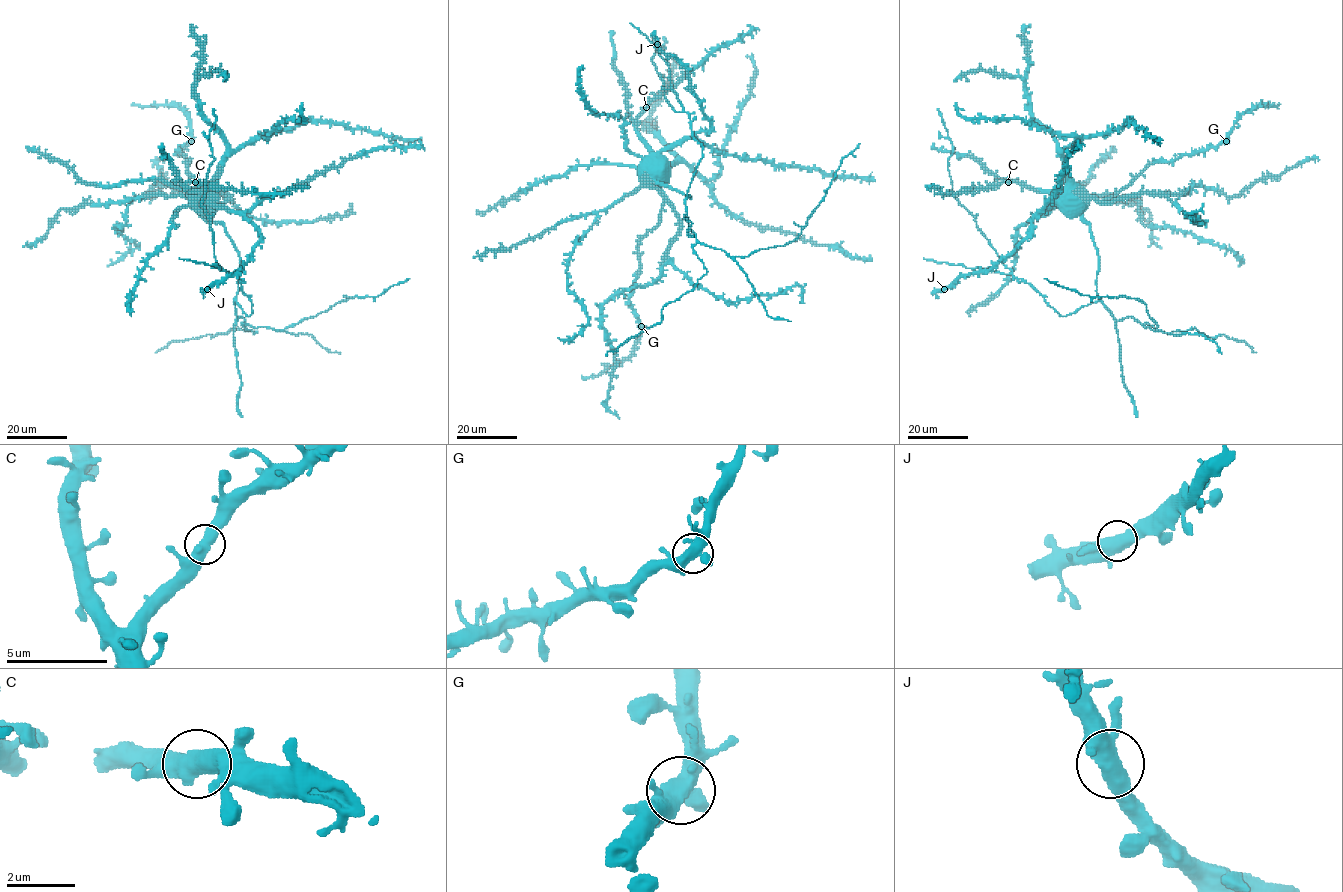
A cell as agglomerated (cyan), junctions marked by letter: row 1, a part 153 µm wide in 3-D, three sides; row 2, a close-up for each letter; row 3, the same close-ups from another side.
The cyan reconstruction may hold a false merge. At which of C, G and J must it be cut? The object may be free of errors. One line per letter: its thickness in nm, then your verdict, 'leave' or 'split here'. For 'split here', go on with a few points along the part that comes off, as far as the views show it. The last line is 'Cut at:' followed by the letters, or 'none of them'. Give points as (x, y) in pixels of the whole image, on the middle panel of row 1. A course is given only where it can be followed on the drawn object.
C: 550 nm | leave
G: 550 nm | leave
J: 550 nm | leave
Cut at: none of them

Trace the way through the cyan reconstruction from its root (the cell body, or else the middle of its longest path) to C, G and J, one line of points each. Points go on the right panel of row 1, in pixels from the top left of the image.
C: (1065, 204), (1065, 198), (1056, 198), (1047, 192), (1007, 182)
G: (1065, 204), (1065, 198), (1113, 198), (1150, 164), (1177, 160), (1226, 141)
J: (1065, 204), (1065, 198), (1056, 198), (1033, 219), (1031, 232), (1010, 253), (989, 269), (961, 275), (944, 289)

